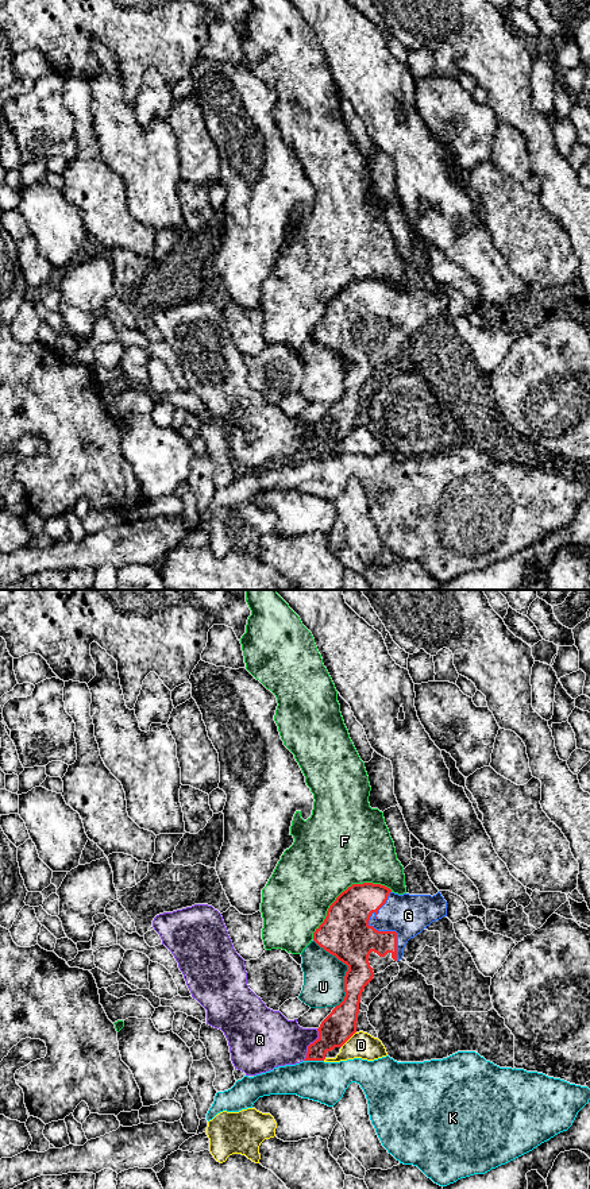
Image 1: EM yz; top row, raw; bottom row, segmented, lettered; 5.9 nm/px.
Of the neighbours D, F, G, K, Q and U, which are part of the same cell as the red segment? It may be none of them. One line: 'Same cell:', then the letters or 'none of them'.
Same cell: G

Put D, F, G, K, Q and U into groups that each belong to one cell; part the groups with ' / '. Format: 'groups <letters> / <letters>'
groups D / F / G / K / Q / U

